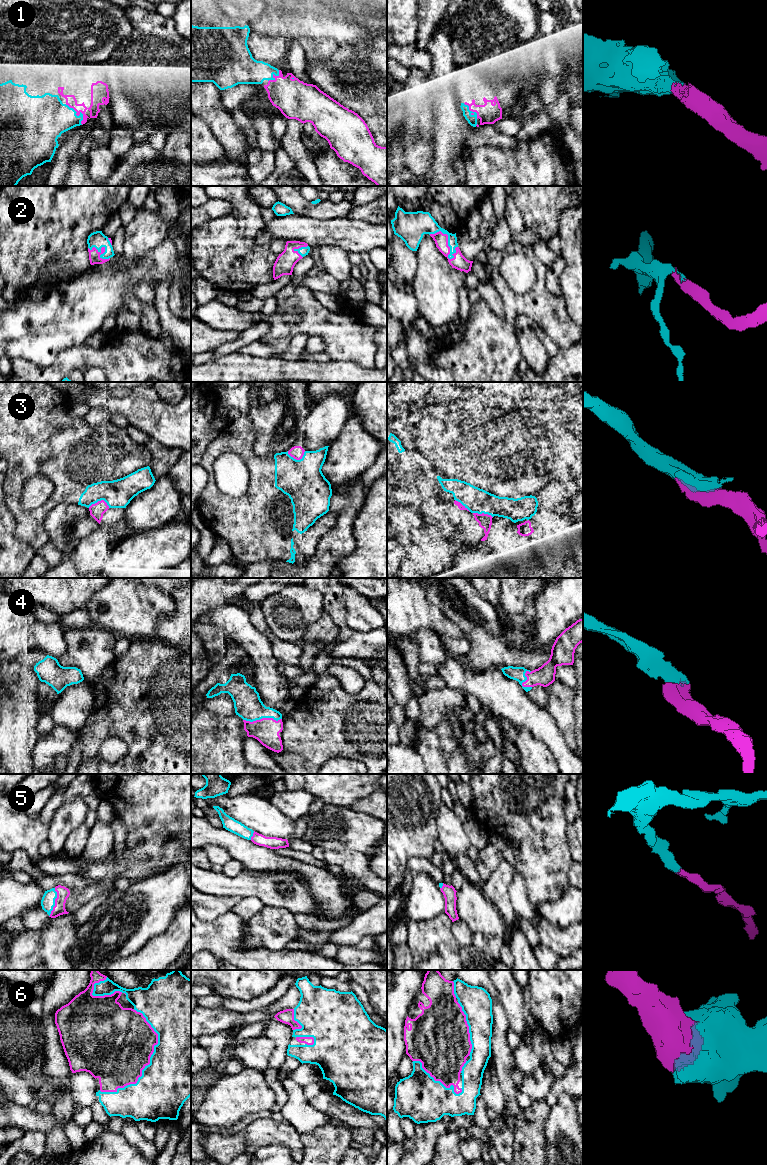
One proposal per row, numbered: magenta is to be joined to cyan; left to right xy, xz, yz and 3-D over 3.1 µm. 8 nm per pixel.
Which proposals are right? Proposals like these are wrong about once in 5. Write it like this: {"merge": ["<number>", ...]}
{"merge": ["1", "2", "3", "4", "5", "6"]}

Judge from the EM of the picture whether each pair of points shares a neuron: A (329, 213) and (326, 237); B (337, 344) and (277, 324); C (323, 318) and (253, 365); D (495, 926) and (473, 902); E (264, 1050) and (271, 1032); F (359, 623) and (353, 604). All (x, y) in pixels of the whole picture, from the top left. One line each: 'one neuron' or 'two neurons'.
A: two neurons
B: one neuron
C: two neurons
D: one neuron
E: two neurons
F: one neuron

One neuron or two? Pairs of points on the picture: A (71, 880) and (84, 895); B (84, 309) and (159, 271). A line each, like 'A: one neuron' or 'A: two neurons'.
A: two neurons
B: one neuron

